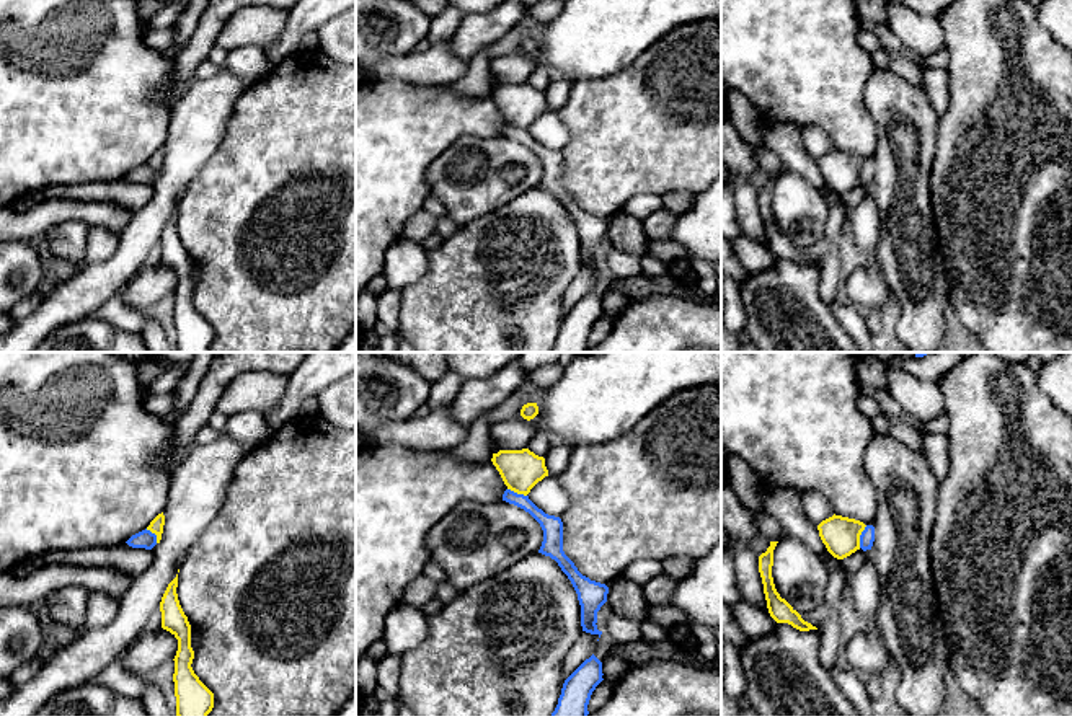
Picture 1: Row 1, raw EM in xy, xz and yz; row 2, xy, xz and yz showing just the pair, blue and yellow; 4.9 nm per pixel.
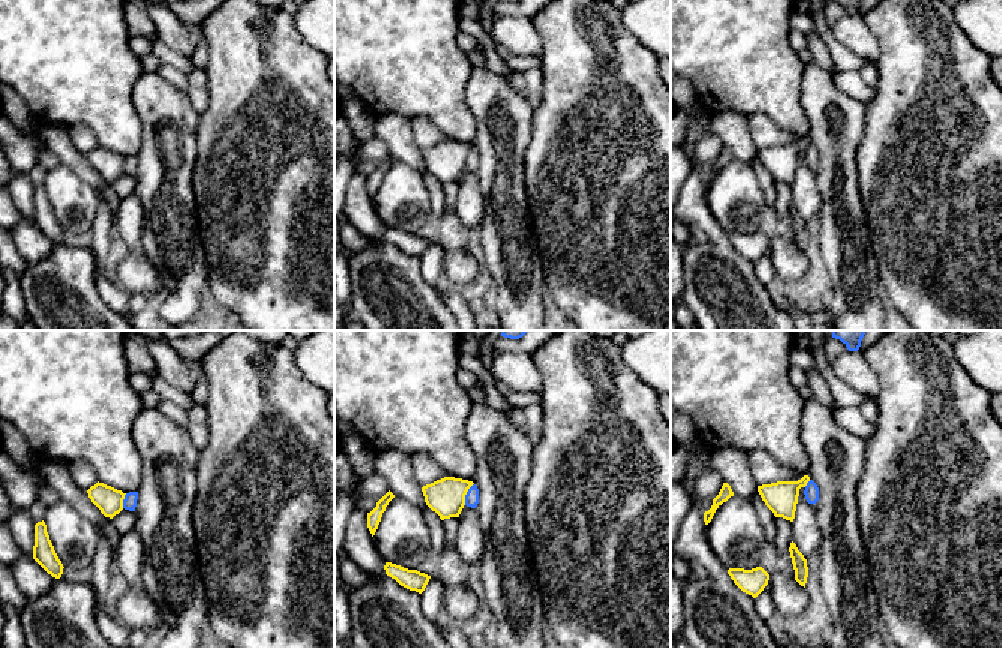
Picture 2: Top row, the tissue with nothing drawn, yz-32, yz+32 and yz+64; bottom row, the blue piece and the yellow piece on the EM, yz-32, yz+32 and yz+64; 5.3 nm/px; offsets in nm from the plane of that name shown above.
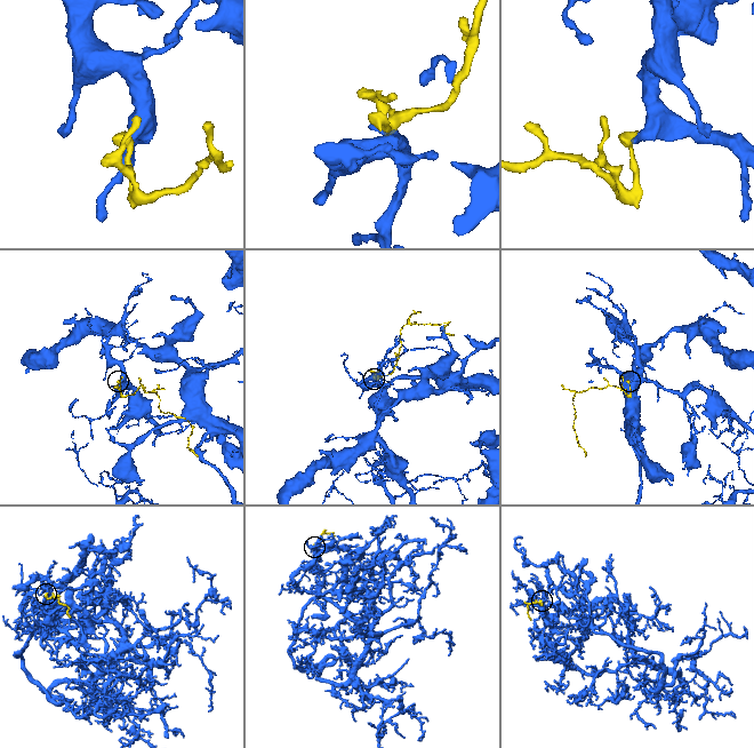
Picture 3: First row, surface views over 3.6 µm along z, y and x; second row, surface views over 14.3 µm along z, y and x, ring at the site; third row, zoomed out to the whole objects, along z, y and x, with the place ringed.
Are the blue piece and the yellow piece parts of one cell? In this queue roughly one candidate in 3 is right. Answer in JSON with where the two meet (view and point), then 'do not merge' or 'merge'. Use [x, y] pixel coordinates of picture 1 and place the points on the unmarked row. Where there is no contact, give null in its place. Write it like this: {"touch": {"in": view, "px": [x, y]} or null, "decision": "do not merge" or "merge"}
{"touch": {"in": "yz", "px": [860, 172]}, "decision": "do not merge"}

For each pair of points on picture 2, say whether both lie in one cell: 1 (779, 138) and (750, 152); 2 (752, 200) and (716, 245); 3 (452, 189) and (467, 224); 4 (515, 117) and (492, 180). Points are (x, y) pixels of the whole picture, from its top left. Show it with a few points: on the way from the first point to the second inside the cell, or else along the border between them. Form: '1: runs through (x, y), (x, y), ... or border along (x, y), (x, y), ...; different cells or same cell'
1: border along (746, 117), (750, 141), (758, 149); different cells
2: border along (707, 201), (711, 216), (726, 234); different cells
3: border along (459, 180), (459, 192), (453, 209); different cells
4: runs through (503, 132), (501, 165); same cell

